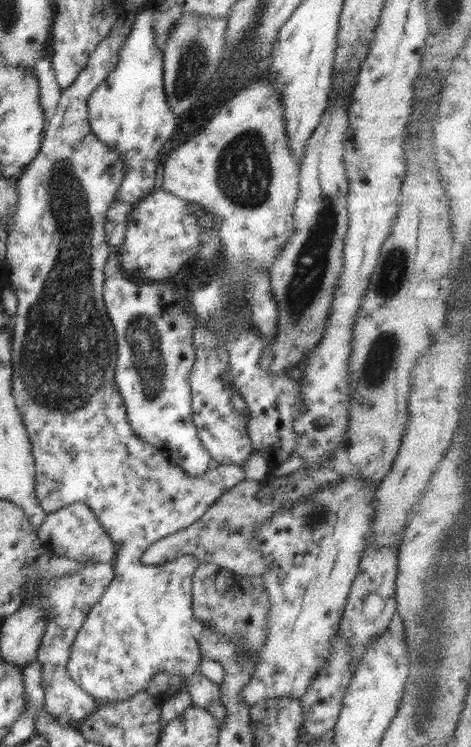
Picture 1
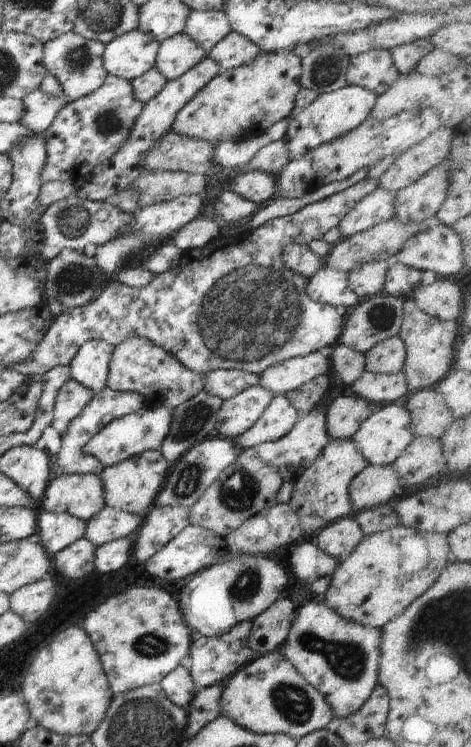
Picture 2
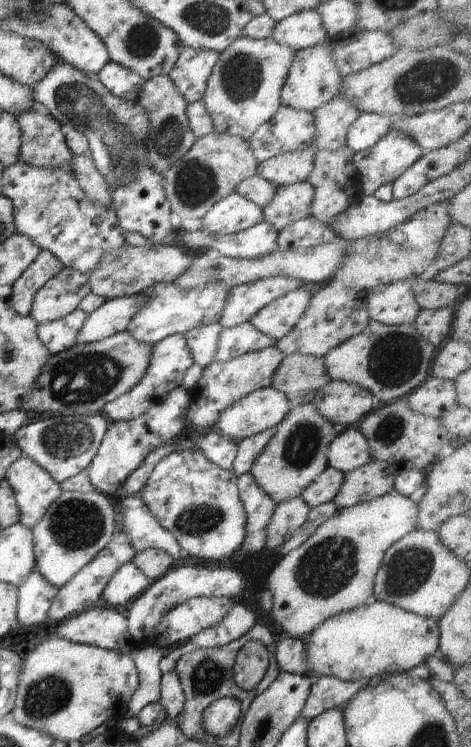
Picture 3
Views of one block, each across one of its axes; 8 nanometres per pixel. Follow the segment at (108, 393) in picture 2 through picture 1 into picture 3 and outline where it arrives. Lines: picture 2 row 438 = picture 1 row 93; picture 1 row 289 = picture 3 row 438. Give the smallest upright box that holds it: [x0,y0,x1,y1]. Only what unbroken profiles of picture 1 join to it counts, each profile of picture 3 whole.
[13,415,109,483]

